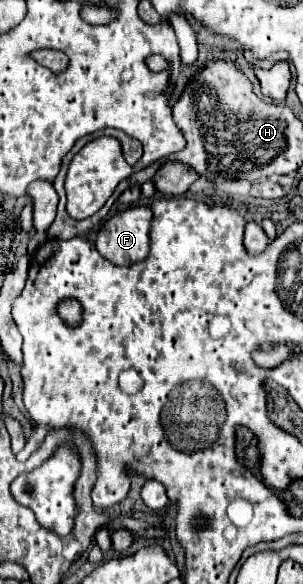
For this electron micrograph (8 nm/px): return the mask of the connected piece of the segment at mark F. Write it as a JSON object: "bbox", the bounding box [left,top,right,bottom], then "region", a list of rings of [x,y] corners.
{"bbox":[96,206,152,266],"region":[[[132,206],[106,220],[96,236],[98,252],[116,266],[130,266],[148,256],[152,210]]]}

